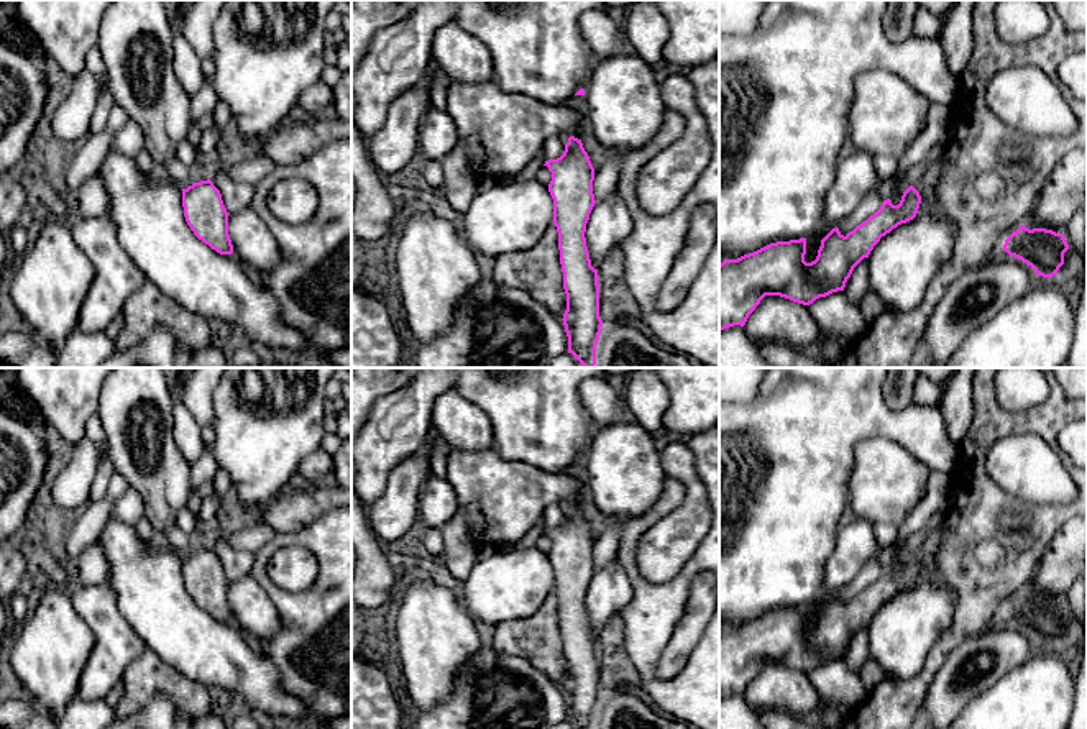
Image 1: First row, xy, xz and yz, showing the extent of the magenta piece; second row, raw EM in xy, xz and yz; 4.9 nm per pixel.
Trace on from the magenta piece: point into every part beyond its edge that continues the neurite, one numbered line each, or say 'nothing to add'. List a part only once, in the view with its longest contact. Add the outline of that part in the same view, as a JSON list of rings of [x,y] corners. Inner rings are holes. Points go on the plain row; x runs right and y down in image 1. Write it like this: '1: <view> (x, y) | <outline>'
nothing to add

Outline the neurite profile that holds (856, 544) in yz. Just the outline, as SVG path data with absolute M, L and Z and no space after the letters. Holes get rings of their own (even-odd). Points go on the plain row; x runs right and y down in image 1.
M847 517L836 529L834 548L824 565L821 593L806 606L805 629L811 630L818 624L821 608L836 596L846 585L855 580L864 565L877 558L883 568L890 566L901 539L882 548L874 534L874 524L860 517Z

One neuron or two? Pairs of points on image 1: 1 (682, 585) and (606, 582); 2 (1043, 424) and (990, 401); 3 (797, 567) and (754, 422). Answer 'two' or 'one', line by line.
1: two
2: one
3: one

